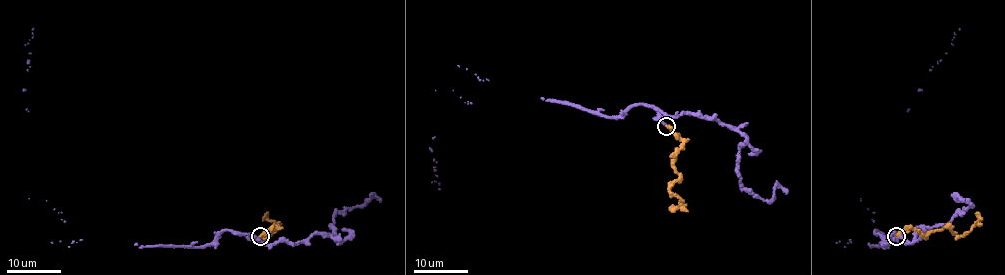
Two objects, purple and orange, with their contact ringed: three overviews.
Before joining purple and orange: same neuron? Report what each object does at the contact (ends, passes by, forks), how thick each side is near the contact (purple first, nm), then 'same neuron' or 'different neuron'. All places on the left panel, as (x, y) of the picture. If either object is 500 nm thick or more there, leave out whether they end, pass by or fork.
purple ends there; orange ends there; 240 nm thick on the purple side, 400 nm on the other; same neuron

